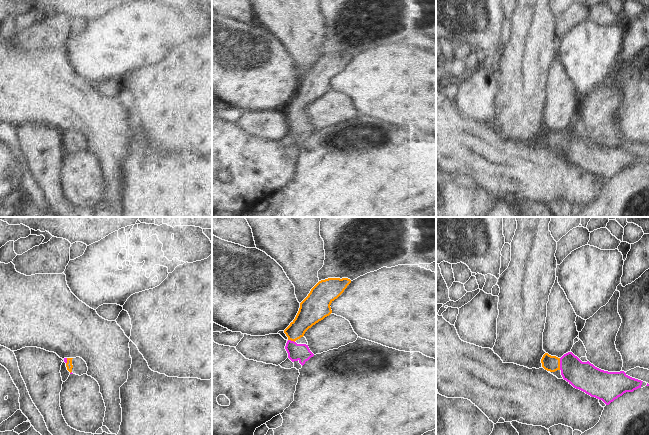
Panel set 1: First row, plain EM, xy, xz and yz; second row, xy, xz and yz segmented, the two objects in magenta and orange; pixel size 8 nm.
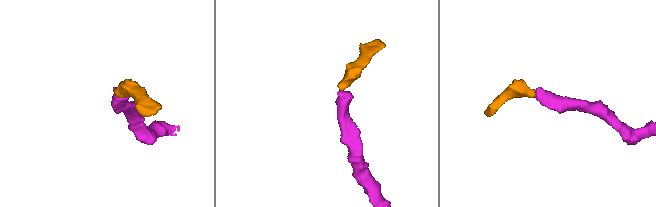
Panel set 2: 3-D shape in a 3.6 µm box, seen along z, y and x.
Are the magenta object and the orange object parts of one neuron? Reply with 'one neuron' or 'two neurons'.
one neuron

